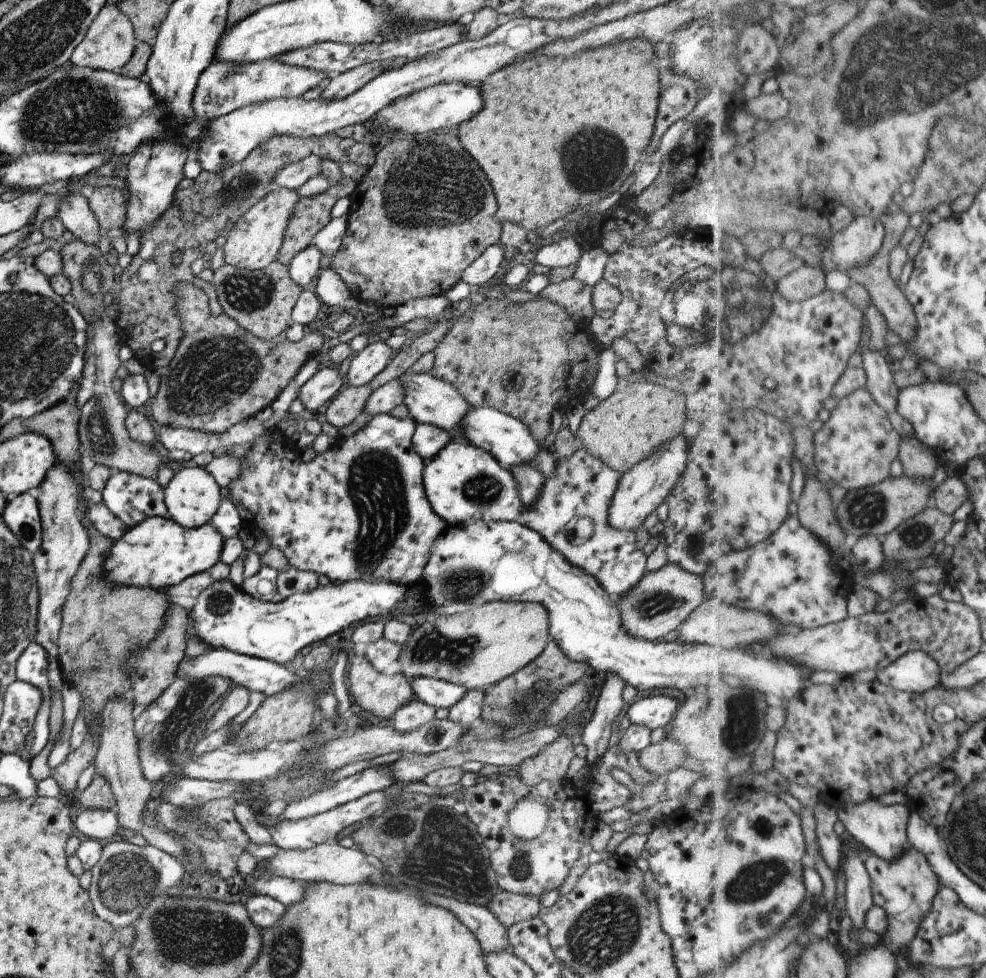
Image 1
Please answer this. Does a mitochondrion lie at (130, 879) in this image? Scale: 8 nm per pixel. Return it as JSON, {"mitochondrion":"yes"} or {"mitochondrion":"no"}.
{"mitochondrion":"yes"}

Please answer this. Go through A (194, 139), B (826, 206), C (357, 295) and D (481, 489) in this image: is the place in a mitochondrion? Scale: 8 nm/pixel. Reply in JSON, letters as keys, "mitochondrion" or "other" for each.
{"A":"other","B":"other","C":"other","D":"mitochondrion"}

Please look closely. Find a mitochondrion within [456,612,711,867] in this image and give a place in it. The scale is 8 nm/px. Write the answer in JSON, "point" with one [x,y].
{"point":[519,706]}

